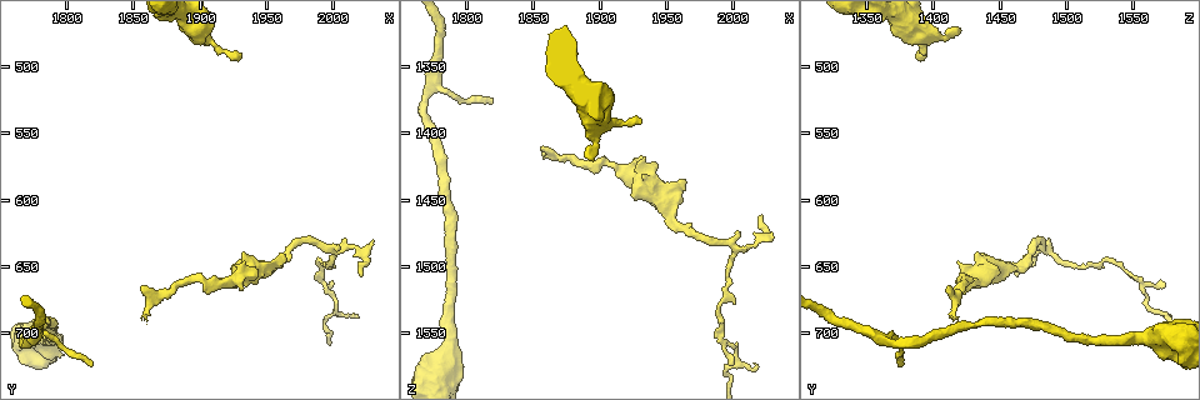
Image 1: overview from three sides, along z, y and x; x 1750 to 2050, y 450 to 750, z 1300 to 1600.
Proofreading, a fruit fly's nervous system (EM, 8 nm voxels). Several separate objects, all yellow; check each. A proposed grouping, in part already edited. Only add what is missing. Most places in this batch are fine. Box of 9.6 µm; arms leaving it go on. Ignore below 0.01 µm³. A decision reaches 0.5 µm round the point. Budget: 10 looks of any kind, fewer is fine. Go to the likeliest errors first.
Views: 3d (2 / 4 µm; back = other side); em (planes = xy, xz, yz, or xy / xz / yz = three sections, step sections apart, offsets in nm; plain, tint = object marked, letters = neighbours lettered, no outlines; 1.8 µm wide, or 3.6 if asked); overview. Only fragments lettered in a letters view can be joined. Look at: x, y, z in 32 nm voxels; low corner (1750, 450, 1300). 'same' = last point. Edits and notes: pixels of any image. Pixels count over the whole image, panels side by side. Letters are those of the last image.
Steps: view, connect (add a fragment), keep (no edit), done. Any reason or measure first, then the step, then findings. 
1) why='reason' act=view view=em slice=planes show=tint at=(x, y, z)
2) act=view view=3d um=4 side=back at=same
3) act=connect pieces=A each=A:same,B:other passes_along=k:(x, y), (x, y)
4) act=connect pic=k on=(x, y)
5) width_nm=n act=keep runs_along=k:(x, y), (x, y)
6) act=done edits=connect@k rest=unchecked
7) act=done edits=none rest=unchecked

why='free end' act=view view=3d um=4 at=(1932, 668, 1422)

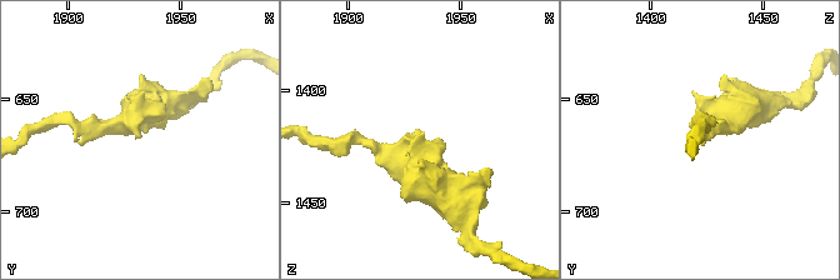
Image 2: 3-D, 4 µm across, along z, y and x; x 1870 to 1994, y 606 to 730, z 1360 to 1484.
why='shape alone is not enough' act=view view=em slice=planes show=letters at=(1932, 666, 1418)

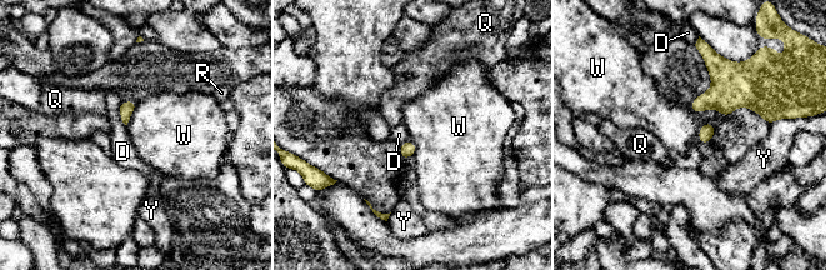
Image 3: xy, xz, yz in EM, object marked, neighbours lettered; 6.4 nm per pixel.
act=keep each=D:other,Q:other,R:other,W:other,Y:other border=3:(689, 106), (726, 116) found='none of them fits'

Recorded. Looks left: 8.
why='branch stops here' act=view view=3d um=4 side=back at=(1932, 494, 1390)

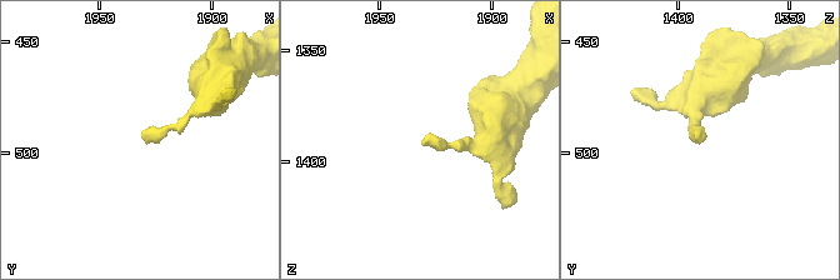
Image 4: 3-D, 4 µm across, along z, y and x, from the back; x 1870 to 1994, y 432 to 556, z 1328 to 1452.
why='shape alone is not enough' act=view view=em slice=planes show=letters at=(1932, 494, 1391)

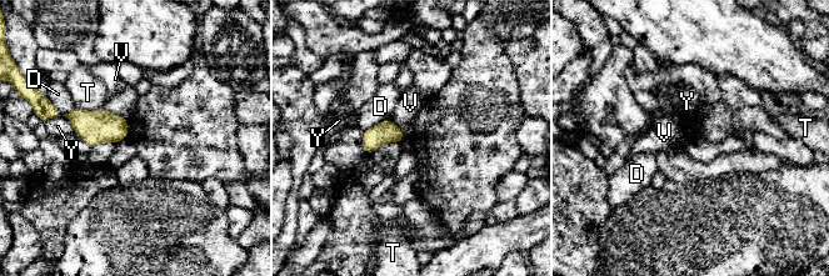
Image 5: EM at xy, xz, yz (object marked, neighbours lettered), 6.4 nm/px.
act=keep each=D:other,T:other,V:other,Y:other border=5:(394, 121), (403, 131) found='none of them fits'

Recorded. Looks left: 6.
act=view view=3d um=4 at=(1888, 472, 1420)

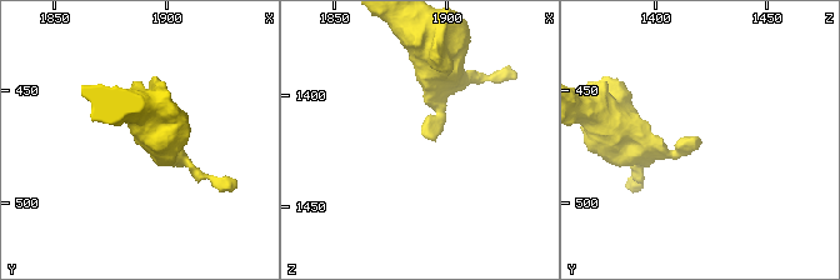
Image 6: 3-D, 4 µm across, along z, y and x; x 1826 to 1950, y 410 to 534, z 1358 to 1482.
why='shape alone is not enough' act=view view=em slice=xy step=16 show=letters at=(1889, 472, 1419)

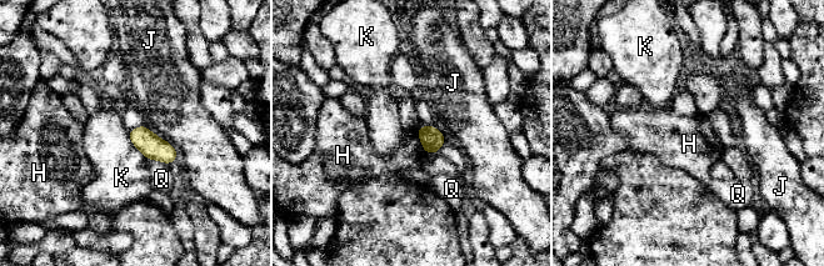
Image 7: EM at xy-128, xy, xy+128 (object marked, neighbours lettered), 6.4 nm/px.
longest_contact=J:320nm act=keep each=H:other,J:other,K:other,Q:other border=7:(417, 129), (420, 145), (427, 152) found='none of them fits'

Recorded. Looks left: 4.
act=view view=em um=3.6 slice=planes show=letters at=(1954, 650, 1466)

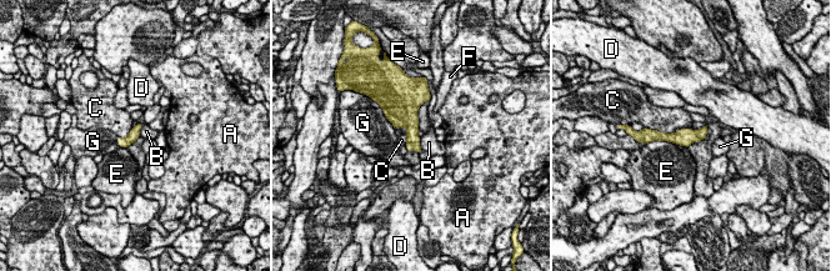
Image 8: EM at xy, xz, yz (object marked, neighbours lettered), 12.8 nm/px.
act=keep each=A:other,B:other,C:other,D:other,E:other,F:other,G:other border=8:(649, 128), (667, 133), (692, 130) found='no lettered fragment goes on from it'

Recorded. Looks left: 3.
act=done edits=none rest=unchecked

